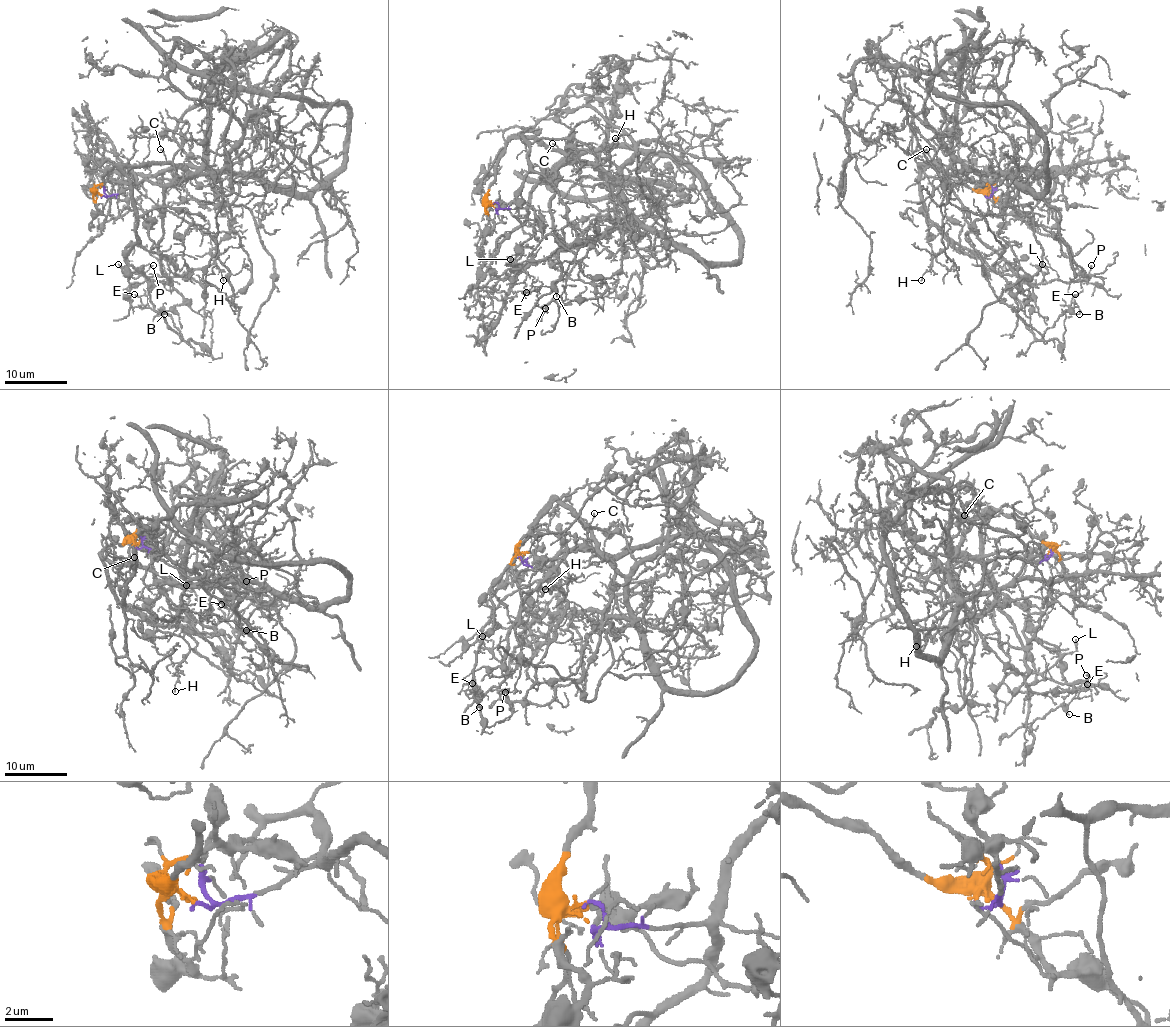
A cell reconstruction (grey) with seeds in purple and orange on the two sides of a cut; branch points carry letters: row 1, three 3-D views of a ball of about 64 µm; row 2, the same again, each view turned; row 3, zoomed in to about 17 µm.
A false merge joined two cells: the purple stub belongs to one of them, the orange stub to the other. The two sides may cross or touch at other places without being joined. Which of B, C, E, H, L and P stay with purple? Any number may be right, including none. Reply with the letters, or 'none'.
L, P

